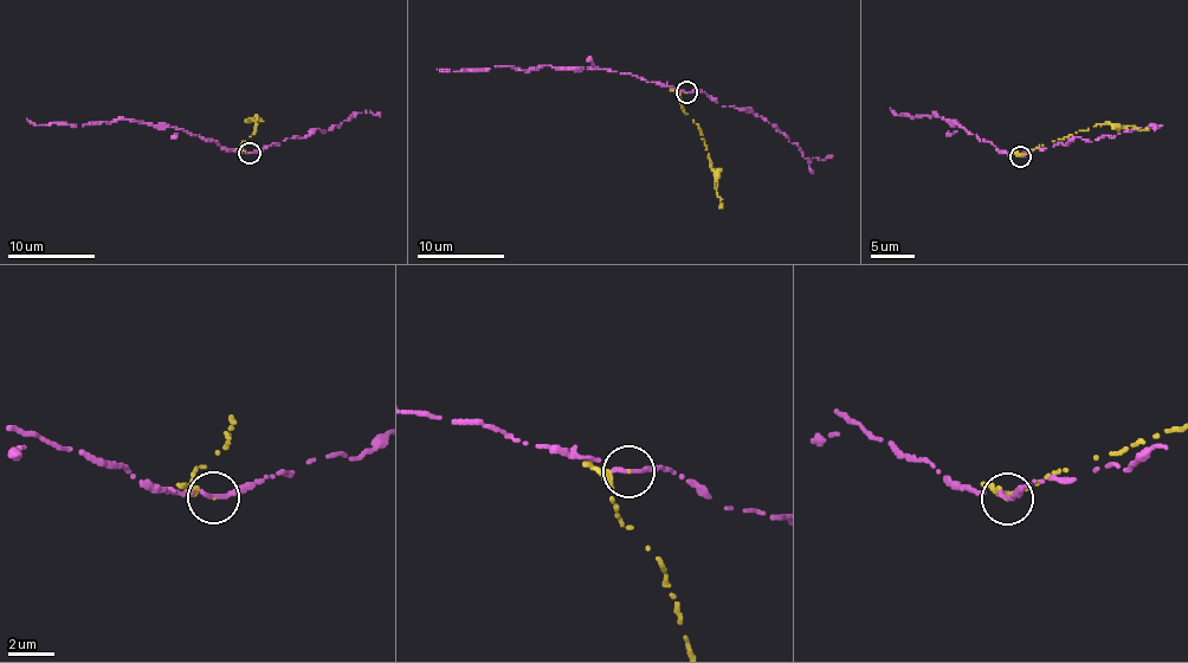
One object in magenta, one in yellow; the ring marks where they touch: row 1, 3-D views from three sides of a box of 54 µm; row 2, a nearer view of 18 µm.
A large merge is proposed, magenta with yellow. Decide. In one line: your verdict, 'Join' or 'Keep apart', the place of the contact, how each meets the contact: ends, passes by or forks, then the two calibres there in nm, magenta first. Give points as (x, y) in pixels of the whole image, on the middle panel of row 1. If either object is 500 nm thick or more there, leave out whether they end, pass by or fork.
Keep apart. Place: (686, 92). At the ring magenta passes by. At the ring yellow passes by. Thickness 190 nm (magenta) against 100 nm

